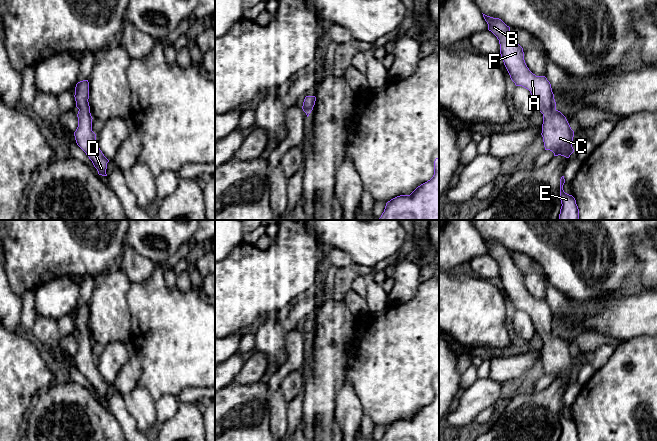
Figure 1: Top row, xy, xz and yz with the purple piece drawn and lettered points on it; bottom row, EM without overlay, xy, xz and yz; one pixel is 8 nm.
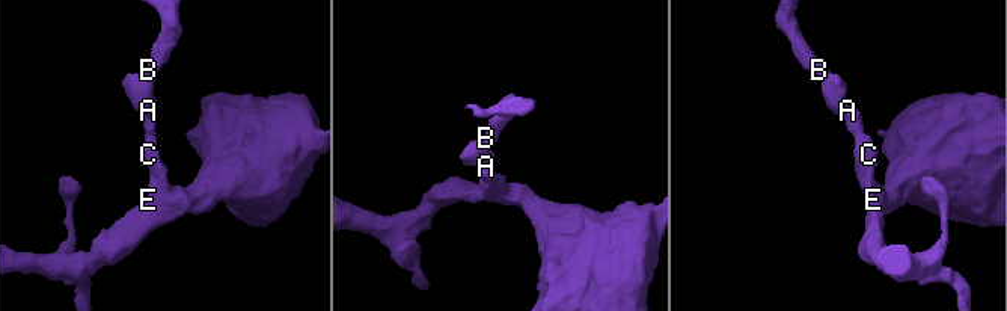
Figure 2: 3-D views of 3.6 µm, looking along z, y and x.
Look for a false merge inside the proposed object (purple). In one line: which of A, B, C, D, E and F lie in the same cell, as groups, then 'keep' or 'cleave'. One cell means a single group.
groups A B C D E F; keep

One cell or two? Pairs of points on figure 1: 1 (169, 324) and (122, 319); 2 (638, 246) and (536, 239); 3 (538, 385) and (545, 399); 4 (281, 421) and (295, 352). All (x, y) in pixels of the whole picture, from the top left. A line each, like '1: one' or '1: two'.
1: two
2: two
3: two
4: one

